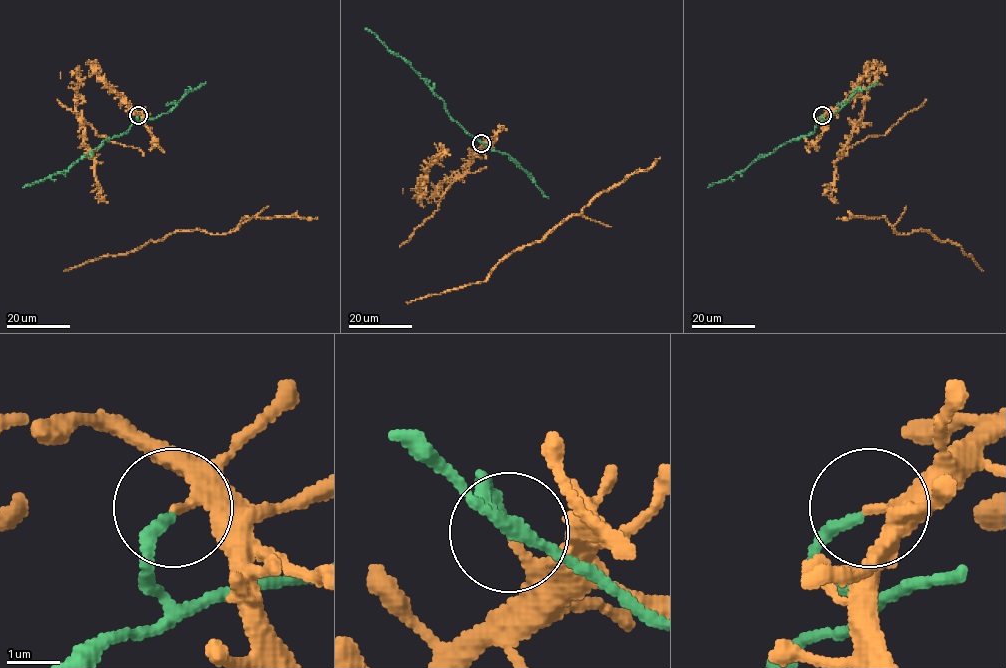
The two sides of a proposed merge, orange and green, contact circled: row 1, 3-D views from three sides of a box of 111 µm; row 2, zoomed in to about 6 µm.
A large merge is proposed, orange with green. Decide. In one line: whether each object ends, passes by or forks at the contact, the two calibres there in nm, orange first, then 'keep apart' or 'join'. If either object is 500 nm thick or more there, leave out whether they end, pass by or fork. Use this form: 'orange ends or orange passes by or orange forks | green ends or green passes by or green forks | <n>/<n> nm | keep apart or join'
orange ends | green ends | 190/200 nm | keep apart

